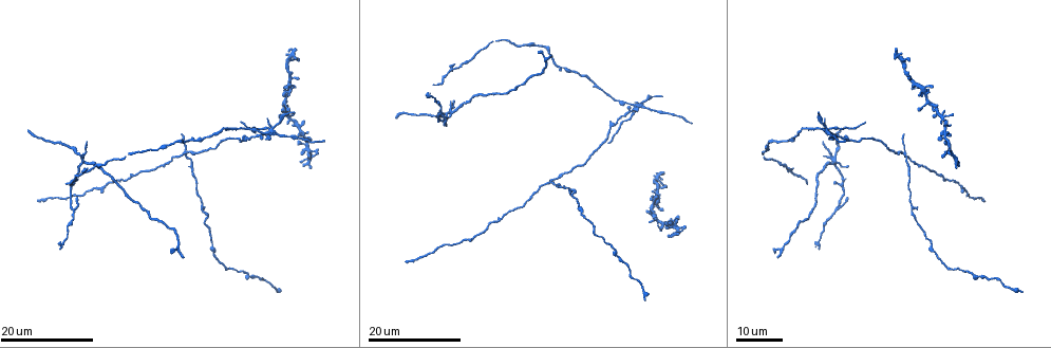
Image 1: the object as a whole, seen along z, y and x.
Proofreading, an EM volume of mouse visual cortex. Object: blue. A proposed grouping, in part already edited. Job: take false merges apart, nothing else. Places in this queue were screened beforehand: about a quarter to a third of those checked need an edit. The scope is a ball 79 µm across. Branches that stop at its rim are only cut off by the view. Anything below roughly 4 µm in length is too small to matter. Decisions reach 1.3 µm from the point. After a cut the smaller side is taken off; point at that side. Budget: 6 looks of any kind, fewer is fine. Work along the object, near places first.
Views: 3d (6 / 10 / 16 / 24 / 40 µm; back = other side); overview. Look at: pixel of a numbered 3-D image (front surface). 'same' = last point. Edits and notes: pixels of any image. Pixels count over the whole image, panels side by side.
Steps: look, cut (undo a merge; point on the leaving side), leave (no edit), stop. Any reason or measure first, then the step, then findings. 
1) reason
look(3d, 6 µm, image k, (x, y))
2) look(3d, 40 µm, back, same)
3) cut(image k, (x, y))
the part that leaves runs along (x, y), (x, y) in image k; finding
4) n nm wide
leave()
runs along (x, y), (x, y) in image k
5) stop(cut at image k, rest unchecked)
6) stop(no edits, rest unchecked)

looks like a crossing
look(3d, 24 µm, image 1, (452, 113))

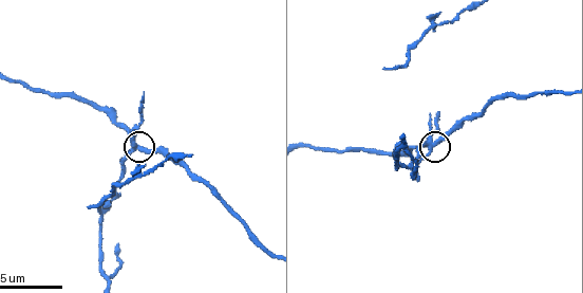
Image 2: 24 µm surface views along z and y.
look(3d, 6 µm, image 2, (430, 145))

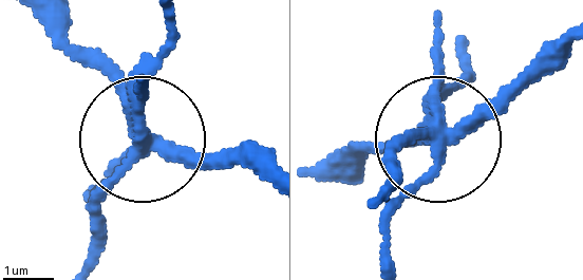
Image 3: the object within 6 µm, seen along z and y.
350 nm wide
cut(image 3, (148, 98))
the part that leaves runs along (145, 137), (98, 208), (94, 259) in image 3; a second neuron is stuck on

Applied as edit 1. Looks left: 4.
two arms at a narrow angle
look(3d, 24 µm, image 1, (829, 128))

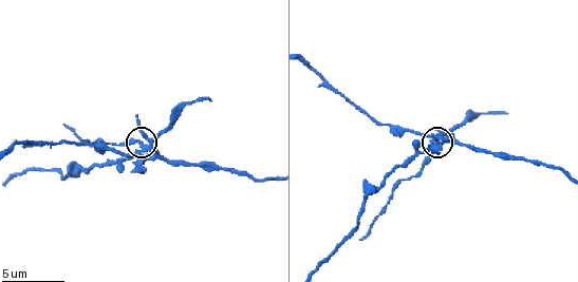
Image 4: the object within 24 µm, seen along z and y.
look(3d, 6 µm, image 4, (140, 144))

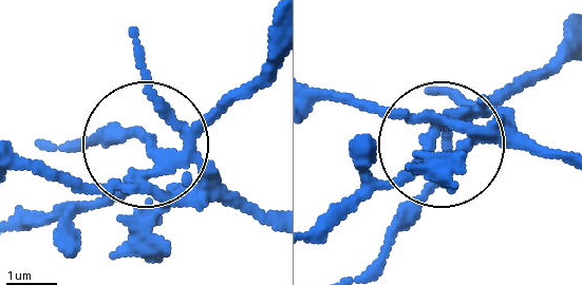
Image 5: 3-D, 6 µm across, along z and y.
cut(image 5, (143, 129))
the part that leaves runs along (174, 155), (187, 176), (171, 189), (82, 189), (19, 164) in image 5; a second neuron is stuck on

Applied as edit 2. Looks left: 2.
two arms in line, one across
look(3d, 16 µm, image 4, (374, 188))

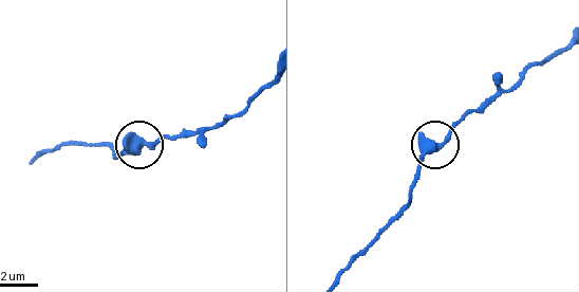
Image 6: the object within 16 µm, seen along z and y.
other side
look(3d, 16 µm, back, image 6, (140, 142))

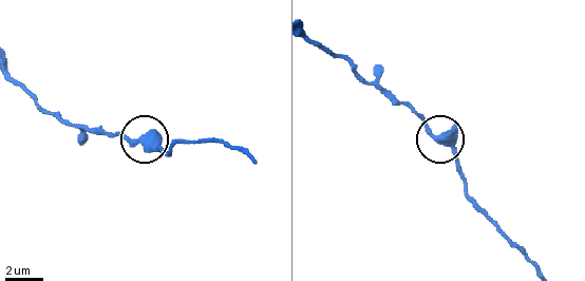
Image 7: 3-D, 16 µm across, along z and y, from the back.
side arm 16 µm; 3 arms
leave()
one neuron here

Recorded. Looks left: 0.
stop(cut at image 3, cut at image 5, rest unchecked)

